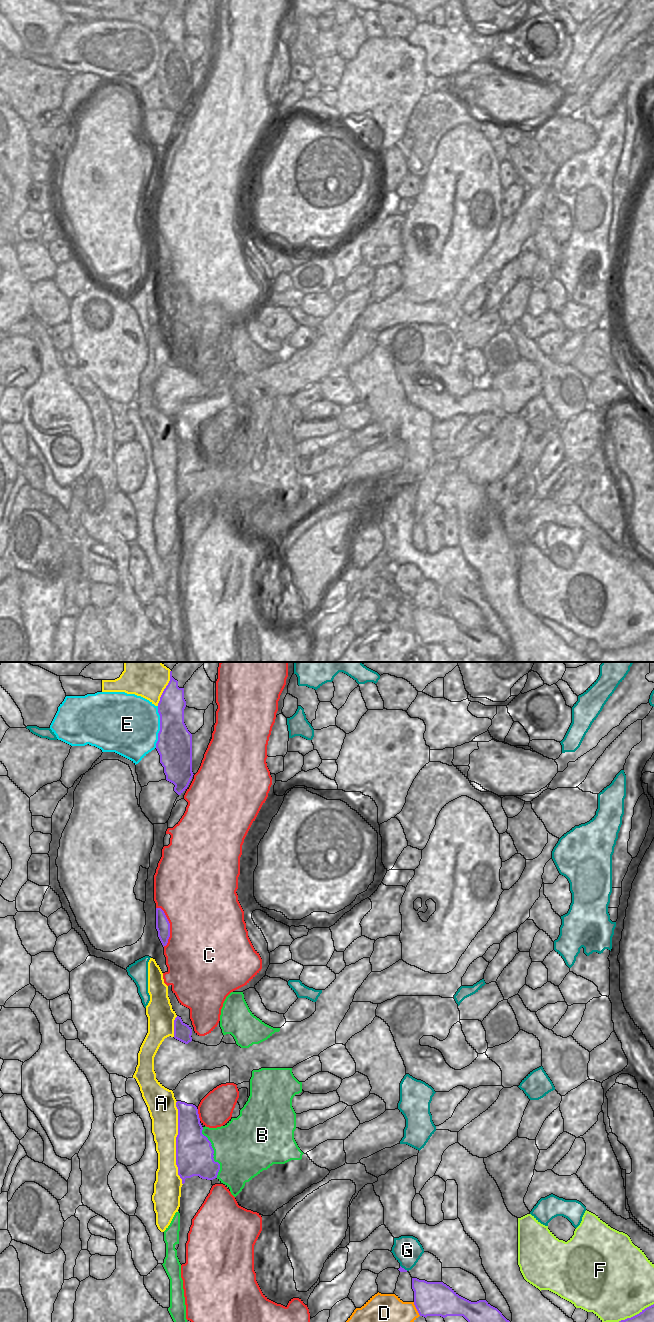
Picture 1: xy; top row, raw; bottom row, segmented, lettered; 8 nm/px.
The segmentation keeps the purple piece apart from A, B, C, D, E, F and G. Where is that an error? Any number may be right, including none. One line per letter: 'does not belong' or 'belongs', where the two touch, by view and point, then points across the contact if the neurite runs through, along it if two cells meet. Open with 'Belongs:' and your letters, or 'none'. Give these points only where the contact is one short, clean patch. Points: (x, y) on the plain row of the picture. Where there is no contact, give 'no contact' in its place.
Belongs: none
A: does not belong | xy (176, 471)
B: does not belong | xy (213, 481)
C: does not belong | xy (169, 253)
D: does not belong | xy (416, 636) | along xy (413, 630), (420, 643)
E: does not belong | xy (160, 55)
F: does not belong | xy (628, 646)
G: does not belong | xy (403, 596)

